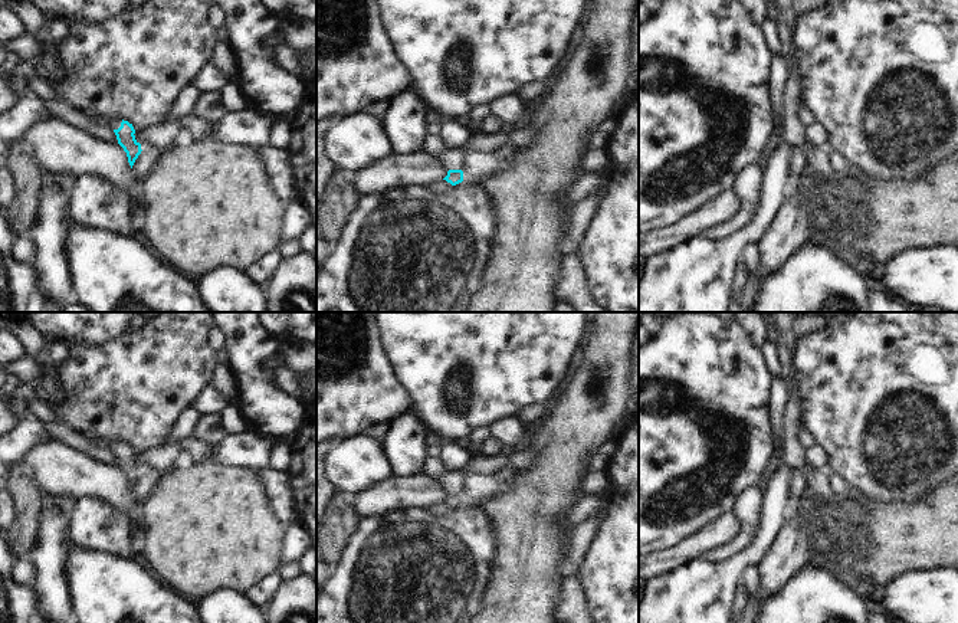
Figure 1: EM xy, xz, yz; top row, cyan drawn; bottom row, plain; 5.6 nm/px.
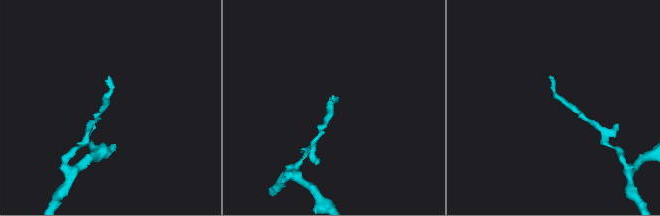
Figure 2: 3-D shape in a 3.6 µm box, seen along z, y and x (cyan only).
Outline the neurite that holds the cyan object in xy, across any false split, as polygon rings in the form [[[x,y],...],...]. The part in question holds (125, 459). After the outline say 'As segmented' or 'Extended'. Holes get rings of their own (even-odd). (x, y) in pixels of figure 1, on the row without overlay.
[[[112,442],[109,449],[114,452],[118,466],[124,470],[128,479],[128,485],[132,491],[135,482],[141,476],[141,466],[135,462],[135,452],[128,443]]]. Extended

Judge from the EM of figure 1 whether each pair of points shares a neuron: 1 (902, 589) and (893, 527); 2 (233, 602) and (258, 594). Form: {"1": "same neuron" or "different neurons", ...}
{"1": "different neurons", "2": "different neurons"}

